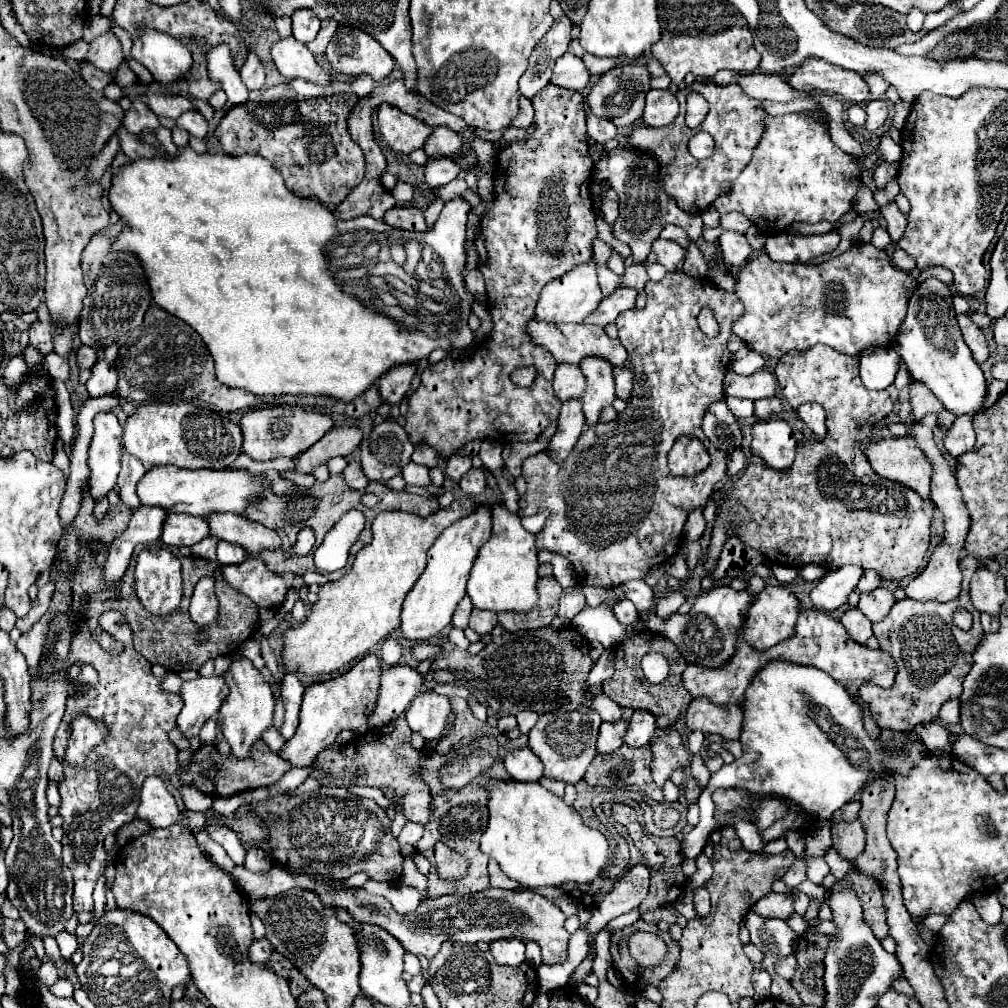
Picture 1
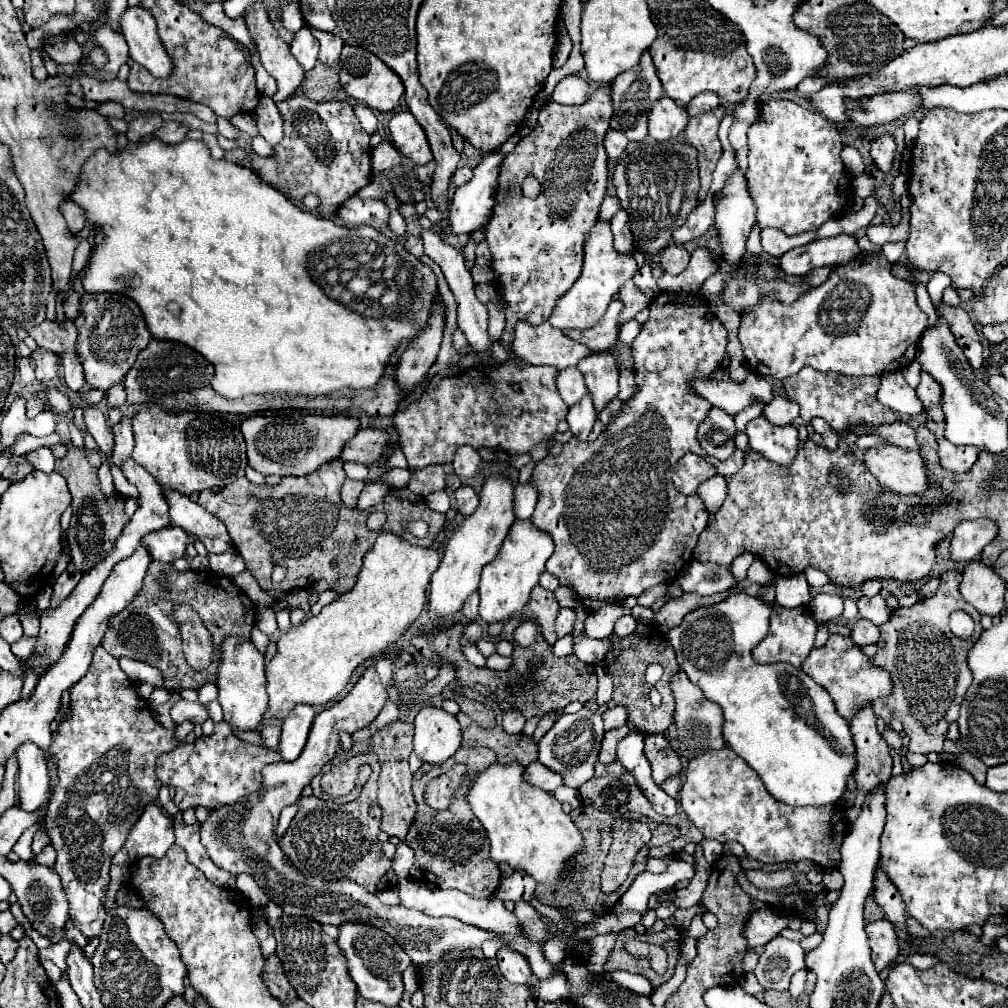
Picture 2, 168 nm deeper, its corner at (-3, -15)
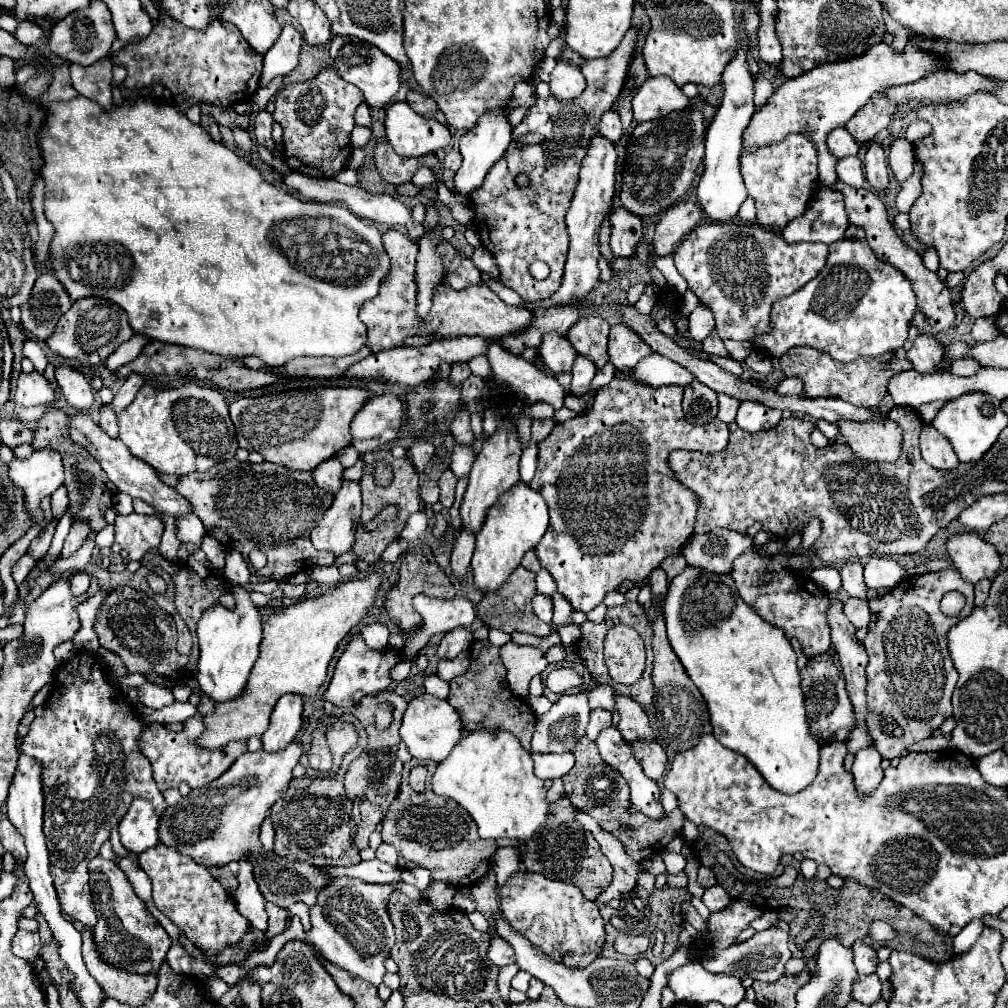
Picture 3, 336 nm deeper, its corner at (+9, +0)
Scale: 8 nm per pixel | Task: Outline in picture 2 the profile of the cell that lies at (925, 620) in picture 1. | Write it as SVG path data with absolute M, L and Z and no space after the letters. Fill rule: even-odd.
M947 571L941 575L941 581L937 595L917 601L909 609L897 609L891 613L891 619L879 627L879 651L871 659L875 665L891 671L895 685L891 697L871 703L875 717L883 719L887 725L893 719L899 719L903 723L903 735L909 737L908 750L911 753L943 749L947 727L959 719L961 701L973 681L971 669L967 667L967 653L983 632L979 623L981 615L959 593L961 573ZM953 611L965 611L973 617L975 629L971 641L961 641L951 633L949 615Z

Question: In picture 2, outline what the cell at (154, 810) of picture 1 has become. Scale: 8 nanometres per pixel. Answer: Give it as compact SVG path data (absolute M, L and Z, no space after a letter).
M149 803L143 815L133 825L125 841L125 849L131 861L139 861L145 855L163 857L173 843L175 843L175 833L171 827L171 819L163 815L159 805Z

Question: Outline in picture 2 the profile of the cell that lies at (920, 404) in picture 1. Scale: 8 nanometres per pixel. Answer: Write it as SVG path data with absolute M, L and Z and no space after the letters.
M921 373L921 383L915 391L917 391L919 401L923 403L925 409L929 409L931 405L939 405L939 401L941 401L939 383L935 383L935 379L931 379L931 375L927 375L927 373Z

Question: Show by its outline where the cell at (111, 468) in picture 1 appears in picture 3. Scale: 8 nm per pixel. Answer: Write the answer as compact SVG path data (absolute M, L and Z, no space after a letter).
M65 364L57 366L55 380L57 380L65 400L69 402L69 406L73 406L79 412L89 412L89 408L93 404L93 388L77 368L71 368Z

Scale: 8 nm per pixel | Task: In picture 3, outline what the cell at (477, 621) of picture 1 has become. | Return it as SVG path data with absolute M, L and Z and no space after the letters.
M415 596L413 598L415 610L423 616L423 626L411 634L407 634L405 652L417 654L433 634L445 634L453 628L469 628L475 620L475 608L469 598L455 596L451 600L437 600L429 596Z

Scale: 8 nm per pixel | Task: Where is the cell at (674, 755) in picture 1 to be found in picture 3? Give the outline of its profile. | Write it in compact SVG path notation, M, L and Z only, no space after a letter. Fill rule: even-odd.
M615 696L615 708L619 712L619 732L623 740L635 742L635 740L653 740L653 730L649 728L647 714L643 712L641 704L627 696ZM625 718L625 720L621 720Z

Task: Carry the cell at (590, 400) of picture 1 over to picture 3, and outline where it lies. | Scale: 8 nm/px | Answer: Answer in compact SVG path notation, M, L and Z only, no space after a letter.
M583 316L571 332L567 332L567 338L575 346L577 354L591 358L597 368L601 368L609 356L607 356L607 336L609 336L609 324L601 316Z

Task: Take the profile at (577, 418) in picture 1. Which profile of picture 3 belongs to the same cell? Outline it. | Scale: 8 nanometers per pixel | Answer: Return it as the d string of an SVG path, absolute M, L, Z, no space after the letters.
M577 356L573 362L573 382L571 382L573 394L583 396L585 392L589 392L595 372L597 372L597 368L595 368L595 364L591 364L591 360Z

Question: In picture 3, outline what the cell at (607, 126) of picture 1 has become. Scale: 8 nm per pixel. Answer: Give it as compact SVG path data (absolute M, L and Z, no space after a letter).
M609 110L603 114L603 118L599 122L599 132L611 142L617 142L621 138L621 134L623 134L621 120L619 120L619 114L615 110Z

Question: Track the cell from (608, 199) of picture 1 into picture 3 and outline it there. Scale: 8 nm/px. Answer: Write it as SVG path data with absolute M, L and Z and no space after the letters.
M615 208L611 212L611 250L619 258L633 258L635 248L643 236L641 218L627 212L625 208Z

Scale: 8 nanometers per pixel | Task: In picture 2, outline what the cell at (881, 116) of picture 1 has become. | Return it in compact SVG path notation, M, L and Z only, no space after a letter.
M881 133L879 137L871 139L871 157L879 169L887 171L891 167L893 153L895 153L895 141L889 133Z

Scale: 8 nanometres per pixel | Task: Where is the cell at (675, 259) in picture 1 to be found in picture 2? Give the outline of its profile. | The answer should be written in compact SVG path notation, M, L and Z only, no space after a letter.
M671 243L659 253L659 265L669 275L679 275L681 271L685 271L687 263L689 263L689 251L683 245Z

